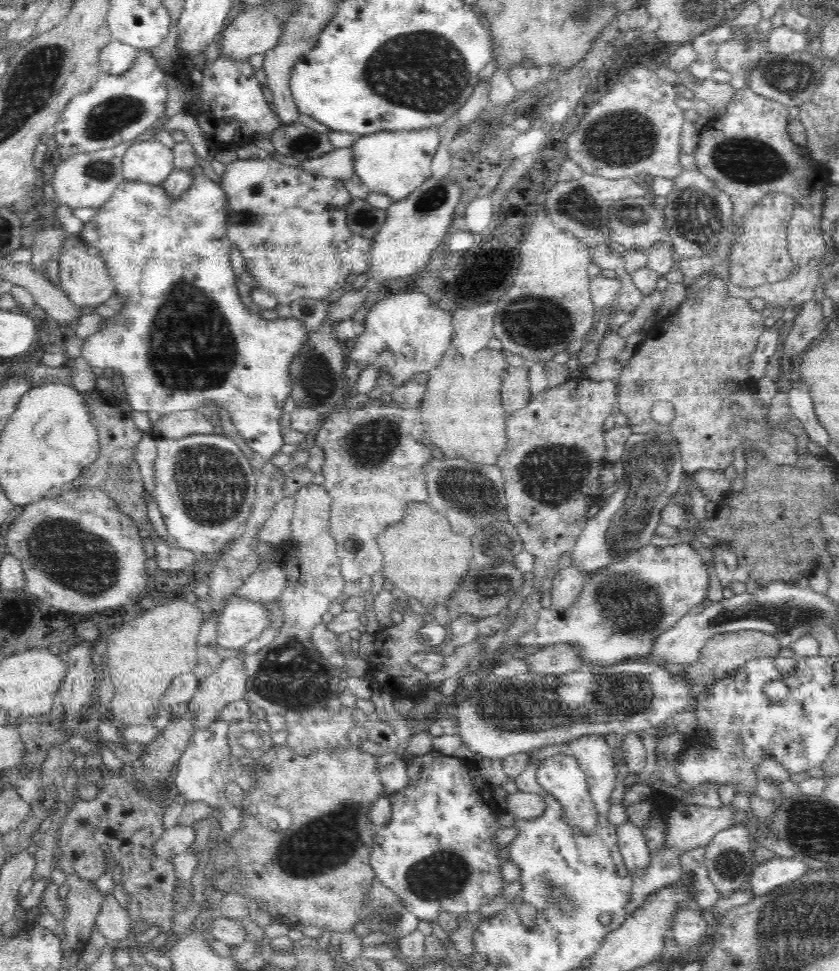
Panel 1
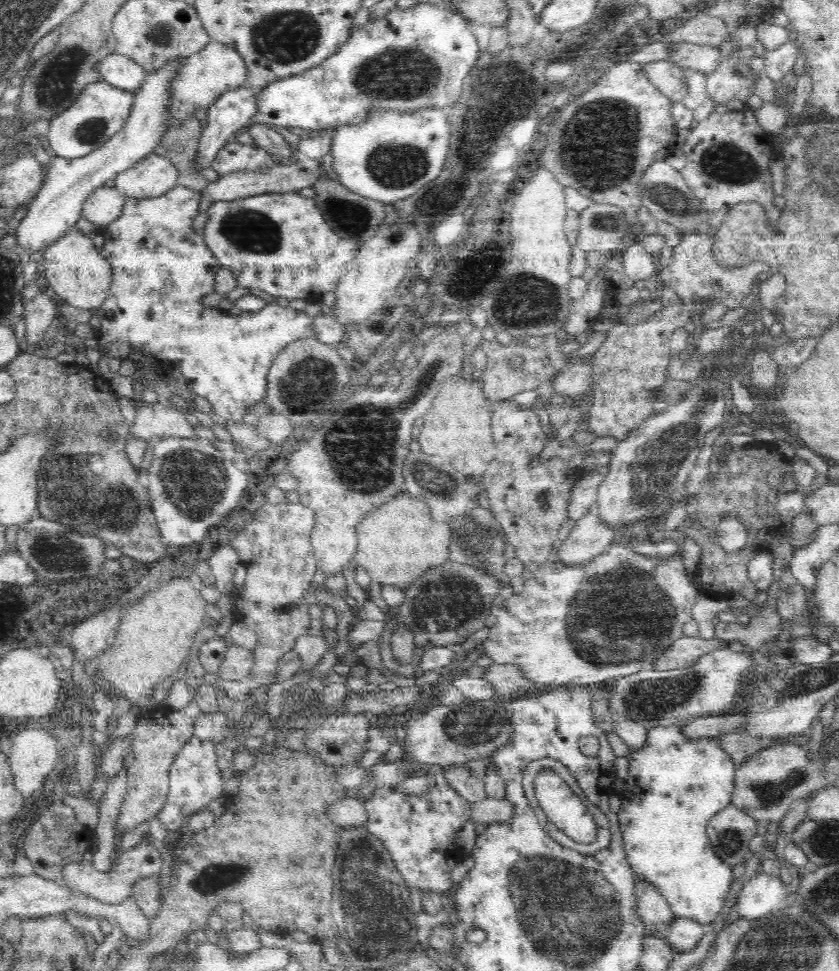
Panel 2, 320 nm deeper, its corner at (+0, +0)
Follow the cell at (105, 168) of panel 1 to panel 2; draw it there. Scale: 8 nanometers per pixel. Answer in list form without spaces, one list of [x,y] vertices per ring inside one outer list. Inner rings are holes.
[[[98,187],[83,202],[82,217],[101,227],[120,218],[127,196],[116,187]]]

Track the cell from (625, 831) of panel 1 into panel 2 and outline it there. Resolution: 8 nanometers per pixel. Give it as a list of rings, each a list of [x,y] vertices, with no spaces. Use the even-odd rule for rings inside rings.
[[[648,881],[636,882],[637,915],[652,932],[664,930],[675,918],[663,894]]]

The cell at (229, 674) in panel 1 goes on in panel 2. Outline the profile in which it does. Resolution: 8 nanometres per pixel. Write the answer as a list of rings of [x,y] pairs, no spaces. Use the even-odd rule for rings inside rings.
[[[232,643],[225,650],[224,660],[219,666],[219,678],[224,681],[237,681],[247,677],[254,666],[253,651]]]

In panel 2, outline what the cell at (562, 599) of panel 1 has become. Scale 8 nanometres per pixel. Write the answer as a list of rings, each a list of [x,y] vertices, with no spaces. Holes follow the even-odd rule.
[[[591,508],[580,520],[575,521],[568,538],[558,548],[560,563],[579,565],[603,554],[616,542],[618,531],[600,522],[598,508]]]

